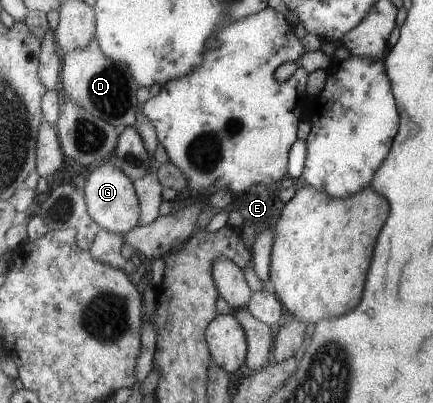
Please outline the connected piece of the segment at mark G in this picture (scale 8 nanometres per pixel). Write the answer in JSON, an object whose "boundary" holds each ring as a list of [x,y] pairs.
{"boundary":[[[102,163],[102,166],[93,167],[87,178],[80,183],[89,217],[100,229],[123,235],[138,226],[141,216],[139,200],[128,175],[120,172],[119,168]]]}

